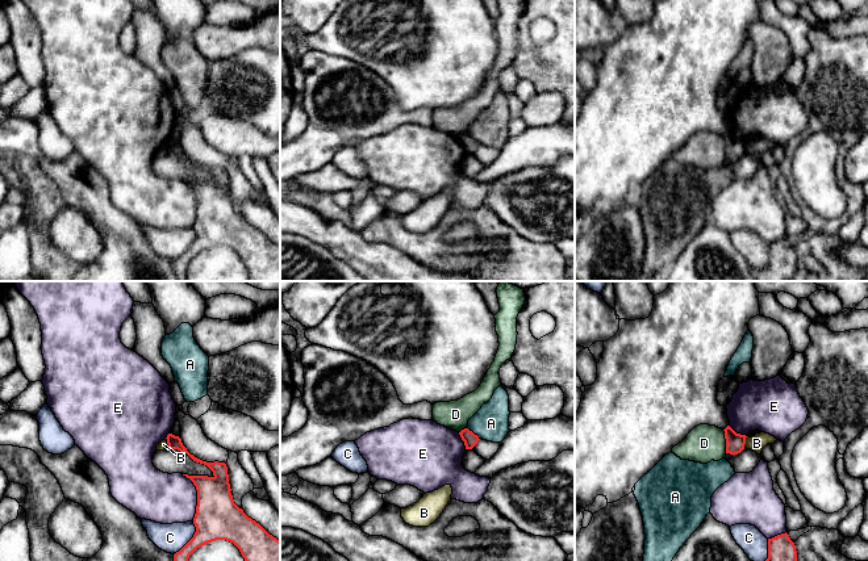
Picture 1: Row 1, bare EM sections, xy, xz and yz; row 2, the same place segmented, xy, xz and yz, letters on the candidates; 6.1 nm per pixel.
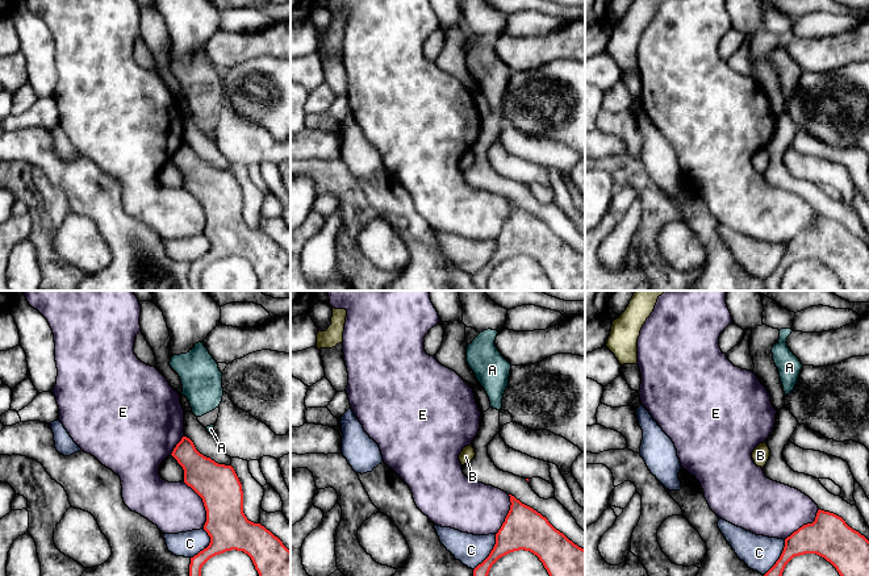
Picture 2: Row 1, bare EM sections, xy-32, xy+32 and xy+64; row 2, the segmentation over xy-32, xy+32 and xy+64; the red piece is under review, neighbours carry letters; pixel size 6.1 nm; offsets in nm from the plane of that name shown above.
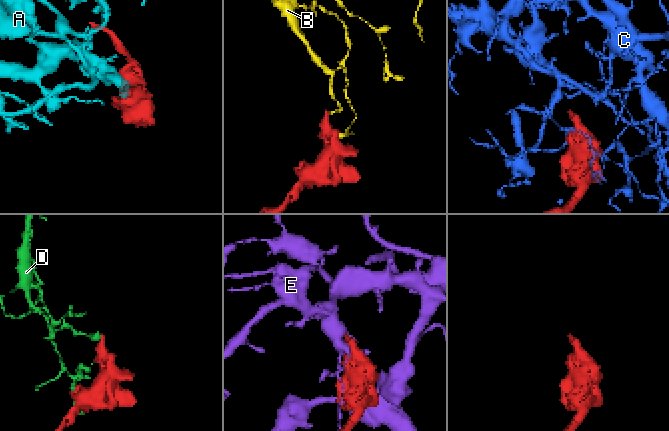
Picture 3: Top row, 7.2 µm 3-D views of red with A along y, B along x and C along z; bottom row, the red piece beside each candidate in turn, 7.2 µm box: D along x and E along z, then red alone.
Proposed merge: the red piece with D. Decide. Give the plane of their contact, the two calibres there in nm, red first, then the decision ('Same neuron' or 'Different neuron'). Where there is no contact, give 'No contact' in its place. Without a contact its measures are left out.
Touches red in yz. Thickness 110 nm (red) against 220 nm. Different neuron

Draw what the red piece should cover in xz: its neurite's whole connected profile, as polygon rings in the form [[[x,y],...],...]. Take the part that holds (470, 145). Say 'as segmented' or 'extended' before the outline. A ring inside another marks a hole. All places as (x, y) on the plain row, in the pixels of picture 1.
as segmented; [[[464,134],[459,138],[462,146],[464,147],[466,155],[472,155],[477,147],[480,146],[477,141],[475,141],[468,134]]]

